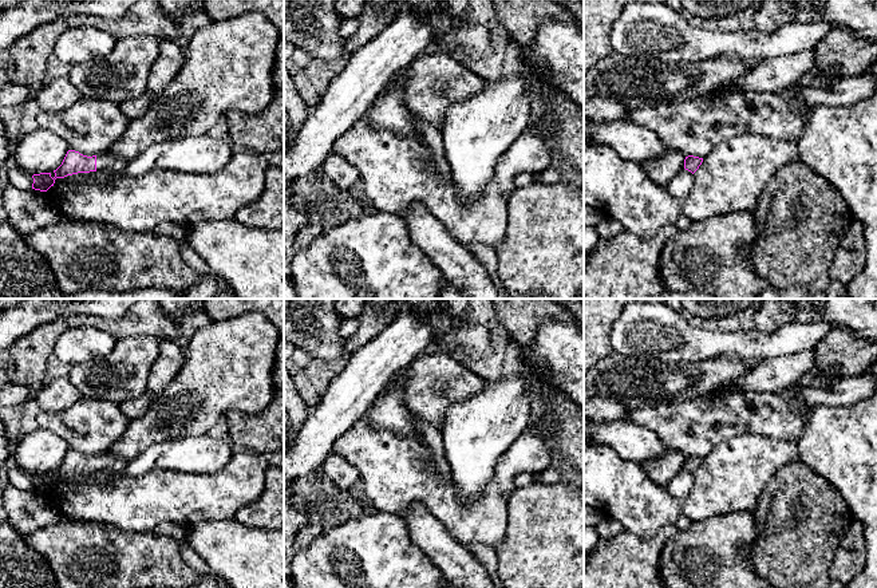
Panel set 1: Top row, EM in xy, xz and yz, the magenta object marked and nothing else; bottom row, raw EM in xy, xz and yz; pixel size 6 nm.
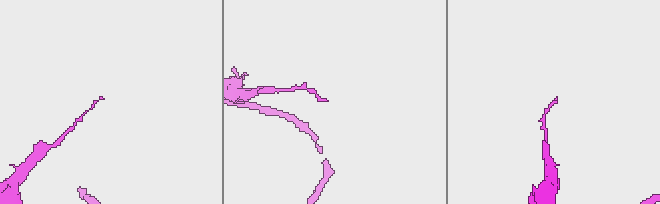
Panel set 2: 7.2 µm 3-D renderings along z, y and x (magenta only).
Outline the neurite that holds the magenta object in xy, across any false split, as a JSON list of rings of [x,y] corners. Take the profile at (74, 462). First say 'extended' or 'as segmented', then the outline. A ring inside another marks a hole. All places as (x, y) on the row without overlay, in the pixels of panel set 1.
extended; [[[68,450],[62,465],[54,470],[55,477],[51,477],[51,473],[33,474],[32,489],[47,492],[54,486],[56,478],[64,478],[67,475],[78,473],[90,473],[96,470],[107,470],[115,474],[125,471],[127,461],[112,455],[110,453],[103,453],[92,457],[87,457],[75,450]]]

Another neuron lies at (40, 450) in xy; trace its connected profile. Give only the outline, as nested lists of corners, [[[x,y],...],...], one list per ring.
[[[39,427],[11,445],[9,463],[19,465],[32,475],[51,473],[62,465],[68,450],[60,437]]]

